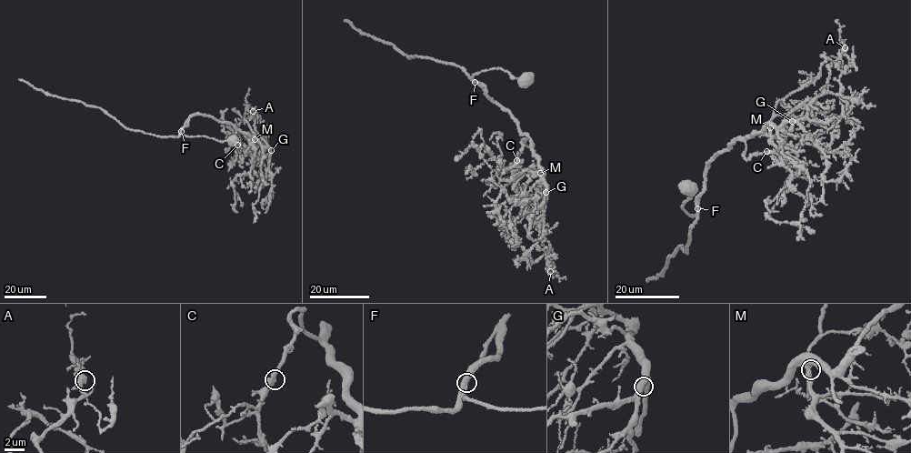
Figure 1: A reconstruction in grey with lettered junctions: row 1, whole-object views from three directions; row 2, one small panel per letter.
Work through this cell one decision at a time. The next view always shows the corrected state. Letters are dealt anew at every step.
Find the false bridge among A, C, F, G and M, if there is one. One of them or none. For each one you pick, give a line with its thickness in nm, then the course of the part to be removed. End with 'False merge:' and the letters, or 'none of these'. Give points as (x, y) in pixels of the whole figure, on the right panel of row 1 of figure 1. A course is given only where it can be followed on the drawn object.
False merge: none of these

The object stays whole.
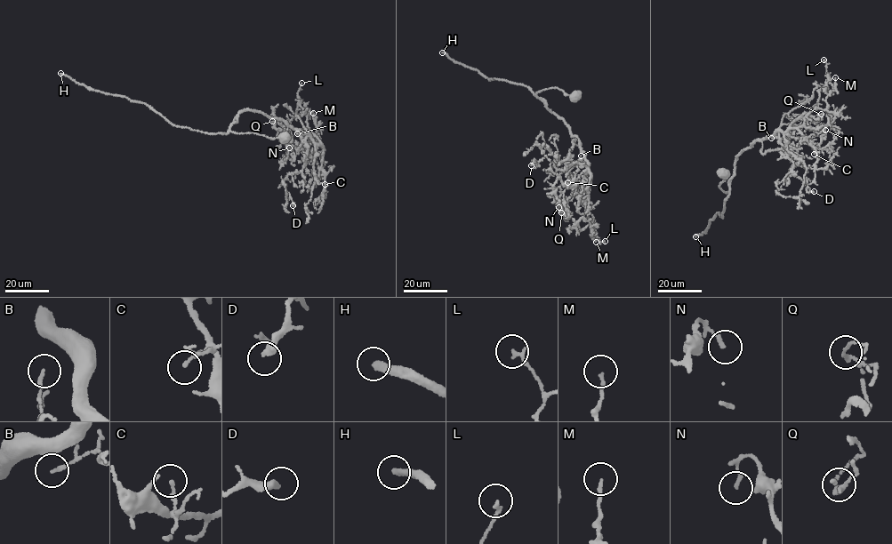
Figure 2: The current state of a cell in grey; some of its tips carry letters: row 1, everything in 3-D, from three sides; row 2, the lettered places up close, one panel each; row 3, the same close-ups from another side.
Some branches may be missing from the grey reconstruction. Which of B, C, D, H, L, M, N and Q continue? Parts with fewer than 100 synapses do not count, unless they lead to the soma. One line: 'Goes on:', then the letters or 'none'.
Goes on: H

